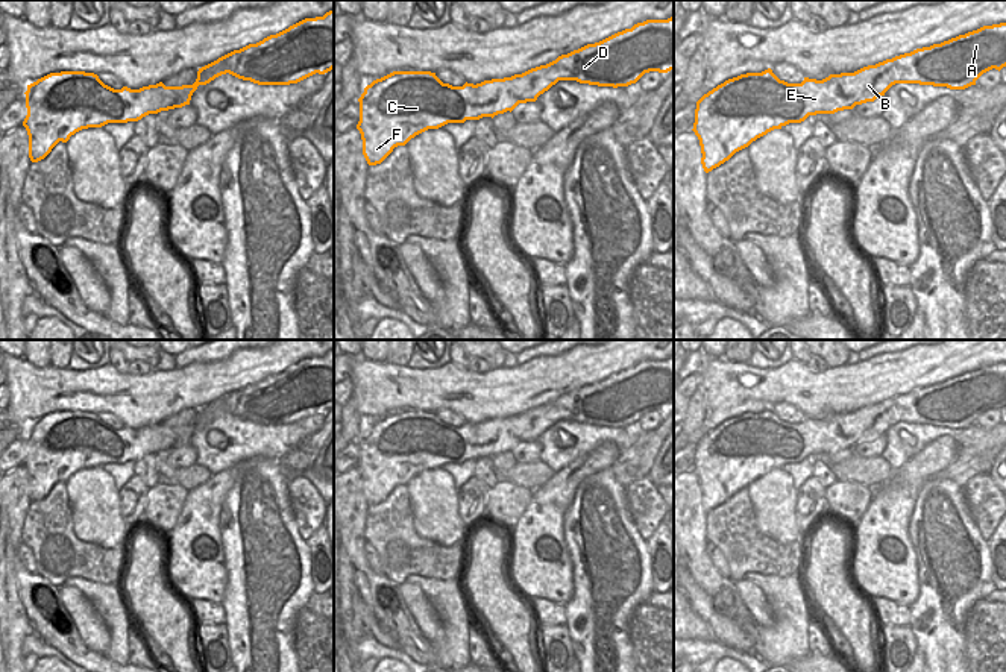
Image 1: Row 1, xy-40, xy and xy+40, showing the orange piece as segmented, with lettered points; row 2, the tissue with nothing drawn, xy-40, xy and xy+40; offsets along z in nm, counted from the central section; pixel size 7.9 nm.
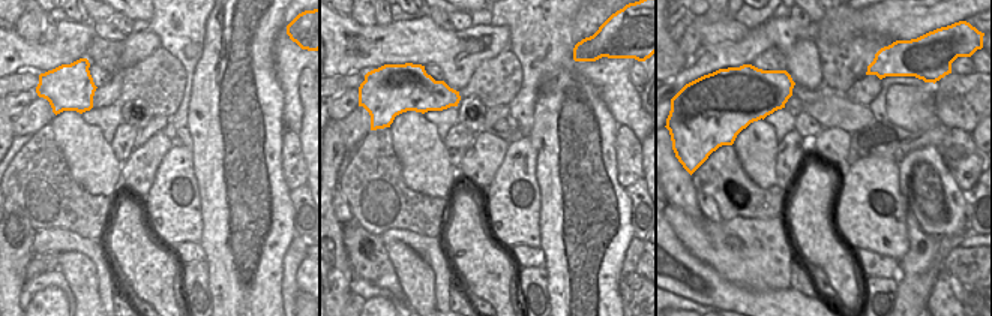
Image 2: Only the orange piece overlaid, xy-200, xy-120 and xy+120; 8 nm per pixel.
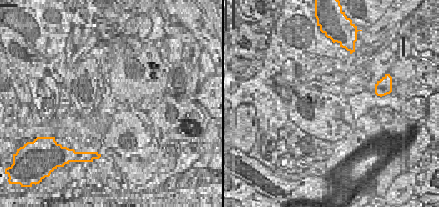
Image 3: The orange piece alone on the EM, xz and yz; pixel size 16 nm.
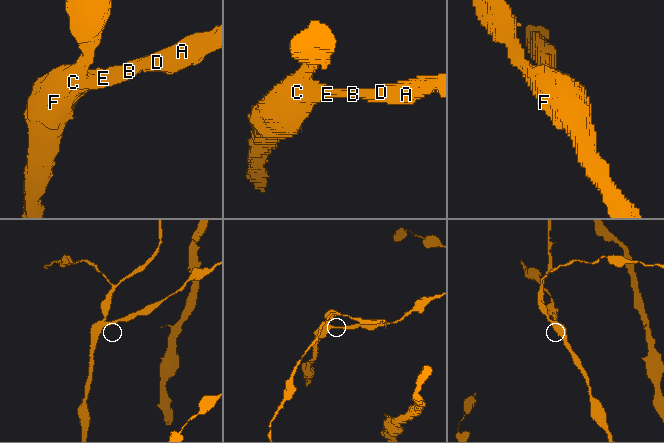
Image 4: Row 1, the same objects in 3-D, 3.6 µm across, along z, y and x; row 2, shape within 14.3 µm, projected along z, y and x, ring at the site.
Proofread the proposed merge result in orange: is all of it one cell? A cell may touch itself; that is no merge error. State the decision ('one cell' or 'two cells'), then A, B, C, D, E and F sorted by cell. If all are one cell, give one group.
one cell; groups A B C D E F

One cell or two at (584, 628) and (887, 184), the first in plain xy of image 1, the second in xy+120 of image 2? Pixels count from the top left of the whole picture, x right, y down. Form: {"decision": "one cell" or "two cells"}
{"decision": "two cells"}

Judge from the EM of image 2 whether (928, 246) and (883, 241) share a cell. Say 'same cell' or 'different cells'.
different cells

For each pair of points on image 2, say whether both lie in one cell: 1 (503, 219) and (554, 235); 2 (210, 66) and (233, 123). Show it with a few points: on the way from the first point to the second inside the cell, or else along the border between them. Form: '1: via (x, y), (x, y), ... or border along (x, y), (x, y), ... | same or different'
1: border along (539, 195), (541, 247) | different
2: via (218, 80), (219, 89), (233, 102), (233, 110) | same

